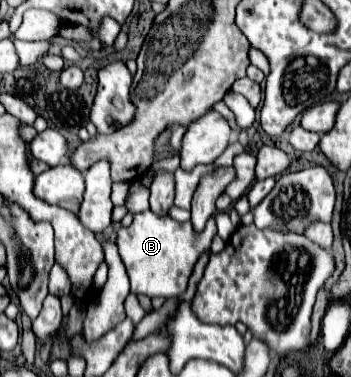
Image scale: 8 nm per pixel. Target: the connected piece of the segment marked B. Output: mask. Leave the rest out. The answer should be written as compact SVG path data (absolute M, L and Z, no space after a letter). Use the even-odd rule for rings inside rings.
M150 209L134 214L132 224L122 227L115 241L132 284L132 294L146 294L150 298L176 298L184 294L194 264L210 248L214 236L214 218L206 222L206 228L202 232L196 232L192 228L192 222L176 222L170 216L158 216Z

